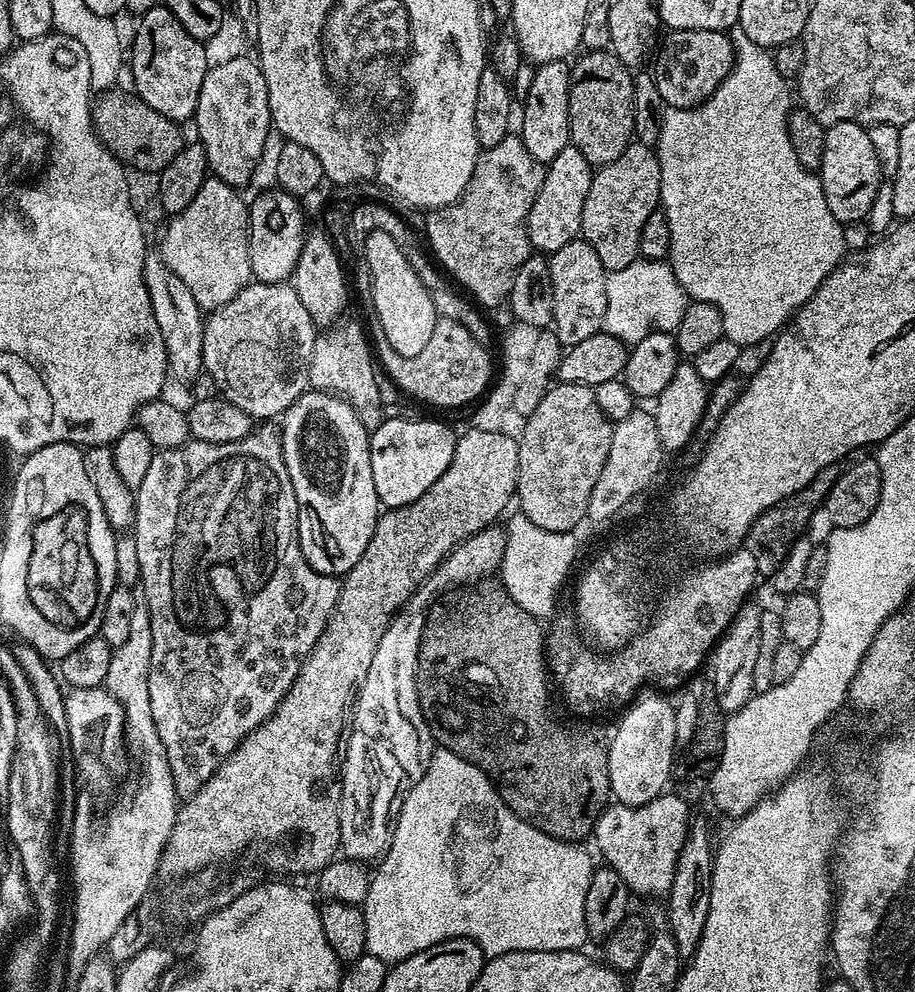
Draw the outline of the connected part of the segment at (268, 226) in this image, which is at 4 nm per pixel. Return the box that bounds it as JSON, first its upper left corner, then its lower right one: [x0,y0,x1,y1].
[248,186,306,284]

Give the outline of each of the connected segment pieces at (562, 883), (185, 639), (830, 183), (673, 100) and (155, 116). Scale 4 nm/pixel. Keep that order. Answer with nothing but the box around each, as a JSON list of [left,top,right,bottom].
[[363,747,594,966],[134,422,341,801],[818,122,882,225],[652,29,735,108],[92,90,186,174]]

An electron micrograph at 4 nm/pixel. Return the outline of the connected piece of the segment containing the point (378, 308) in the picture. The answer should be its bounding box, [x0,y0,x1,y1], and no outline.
[362,230,438,358]

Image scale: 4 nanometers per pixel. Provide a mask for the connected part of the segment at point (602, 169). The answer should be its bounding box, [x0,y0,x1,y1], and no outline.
[580,142,660,272]

